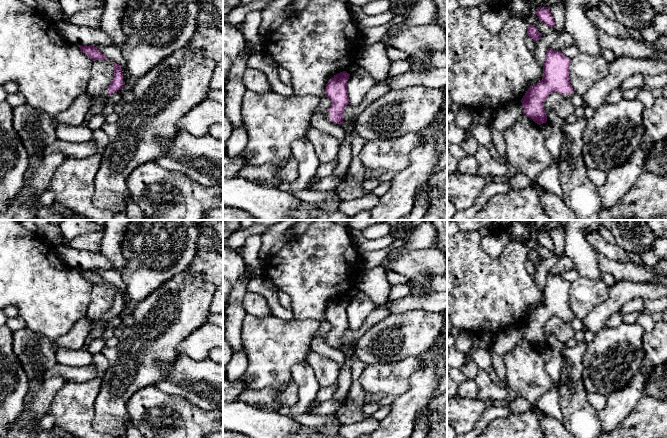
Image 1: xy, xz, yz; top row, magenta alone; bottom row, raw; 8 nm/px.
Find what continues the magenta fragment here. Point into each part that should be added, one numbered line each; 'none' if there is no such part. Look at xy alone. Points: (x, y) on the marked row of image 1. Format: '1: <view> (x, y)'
1: xy (102, 97)

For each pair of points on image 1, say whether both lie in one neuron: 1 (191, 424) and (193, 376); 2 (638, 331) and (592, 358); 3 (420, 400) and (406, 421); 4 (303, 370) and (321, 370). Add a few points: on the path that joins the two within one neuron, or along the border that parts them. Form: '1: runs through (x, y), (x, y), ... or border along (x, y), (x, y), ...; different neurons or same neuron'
1: border along (170, 394), (182, 396), (198, 407), (212, 410); different neurons
2: runs through (627, 340), (609, 358), (603, 358); same neuron
3: runs through (415, 405), (406, 416); same neuron
4: border along (306, 363), (311, 368), (320, 386); different neurons

